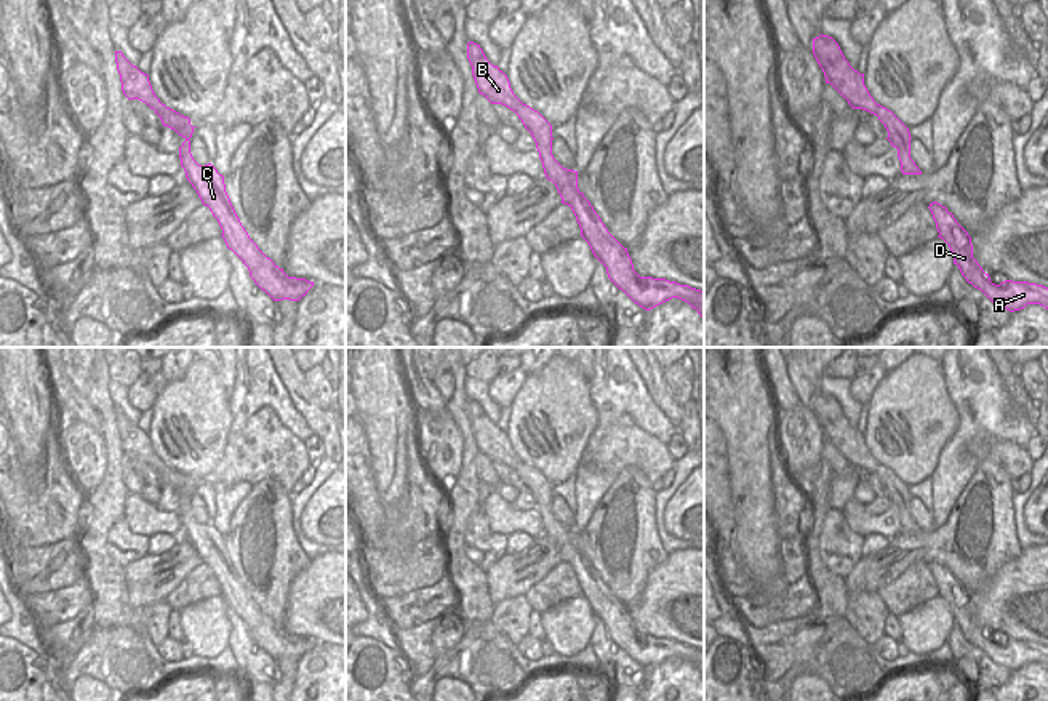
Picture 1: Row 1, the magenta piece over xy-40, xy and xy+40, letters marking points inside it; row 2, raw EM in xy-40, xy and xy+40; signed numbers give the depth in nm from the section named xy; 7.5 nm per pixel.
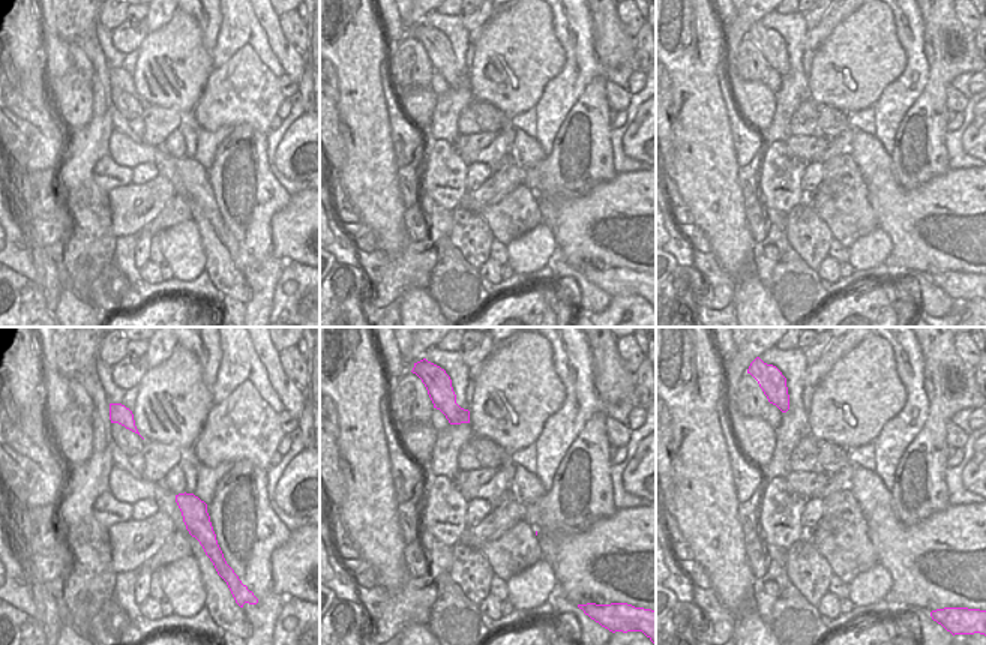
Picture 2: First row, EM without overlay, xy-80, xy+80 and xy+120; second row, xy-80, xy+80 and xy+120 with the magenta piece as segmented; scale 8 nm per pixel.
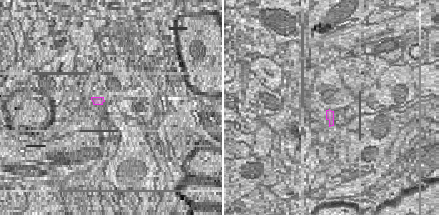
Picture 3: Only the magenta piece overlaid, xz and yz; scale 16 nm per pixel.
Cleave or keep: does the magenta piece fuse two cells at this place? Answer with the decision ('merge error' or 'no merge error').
no merge error

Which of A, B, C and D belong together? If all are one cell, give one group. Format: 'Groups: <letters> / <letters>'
Groups: A B C D

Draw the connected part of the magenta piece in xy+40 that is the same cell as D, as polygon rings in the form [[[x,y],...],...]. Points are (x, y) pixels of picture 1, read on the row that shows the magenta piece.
[[[938,202],[930,203],[928,208],[939,232],[938,237],[949,245],[954,264],[958,266],[968,283],[981,290],[994,304],[1010,312],[1021,310],[1027,304],[1040,304],[1048,309],[1048,288],[1043,285],[1013,280],[1005,280],[1000,285],[992,283],[989,274],[973,258],[971,237],[954,214]]]

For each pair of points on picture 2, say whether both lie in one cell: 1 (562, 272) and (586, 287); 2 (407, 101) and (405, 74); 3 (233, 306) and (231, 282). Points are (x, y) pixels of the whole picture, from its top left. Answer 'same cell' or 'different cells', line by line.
1: same cell
2: different cells
3: different cells

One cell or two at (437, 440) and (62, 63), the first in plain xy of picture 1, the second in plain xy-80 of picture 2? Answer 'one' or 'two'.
two

